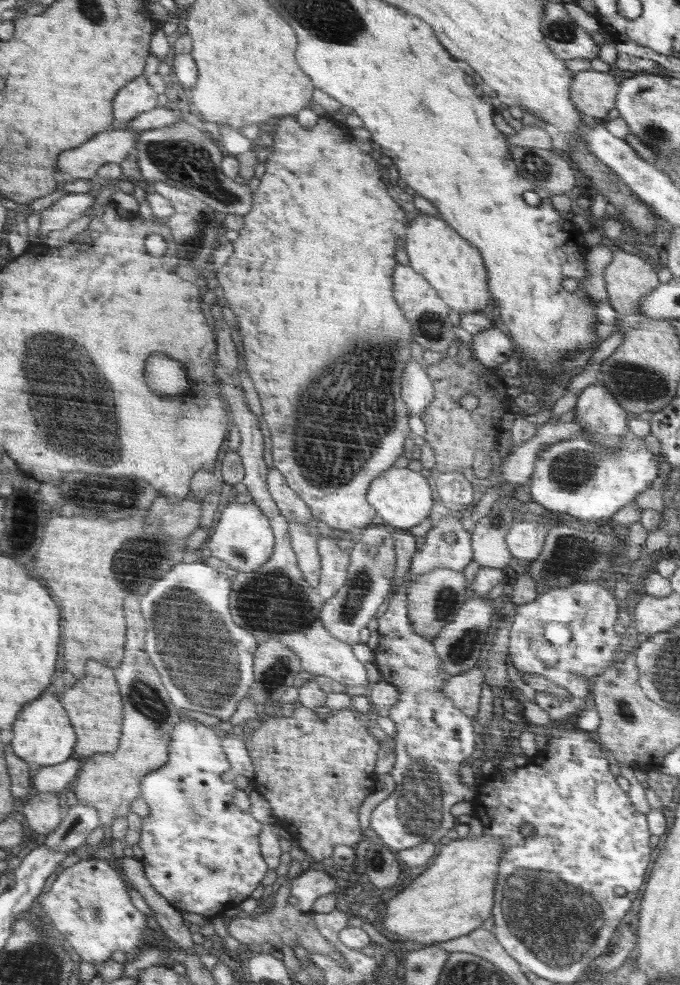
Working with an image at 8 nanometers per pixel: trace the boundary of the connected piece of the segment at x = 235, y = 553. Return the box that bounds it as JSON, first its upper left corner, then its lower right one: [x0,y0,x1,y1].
[208,502,274,573]

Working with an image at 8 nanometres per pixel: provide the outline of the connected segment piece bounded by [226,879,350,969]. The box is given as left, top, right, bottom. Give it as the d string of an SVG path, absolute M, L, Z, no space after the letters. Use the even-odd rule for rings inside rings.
M289 882L278 889L273 898L273 902L261 915L256 918L239 915L227 919L227 933L231 936L234 944L244 943L257 950L262 944L272 943L273 946L281 948L283 944L290 948L301 946L304 951L314 952L321 955L328 955L336 961L341 967L350 969L350 964L342 958L342 953L333 943L329 943L323 934L316 928L313 913L304 913L298 906L288 902L291 894L289 891Z

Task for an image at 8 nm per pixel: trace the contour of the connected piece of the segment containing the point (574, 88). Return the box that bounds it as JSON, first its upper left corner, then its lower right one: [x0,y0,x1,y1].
[571,70,618,121]

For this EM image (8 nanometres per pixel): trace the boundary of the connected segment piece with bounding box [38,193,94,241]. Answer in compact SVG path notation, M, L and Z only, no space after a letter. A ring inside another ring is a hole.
M68 193L41 212L41 228L38 235L44 241L50 232L68 228L74 220L88 215L93 204L94 196L89 193Z

